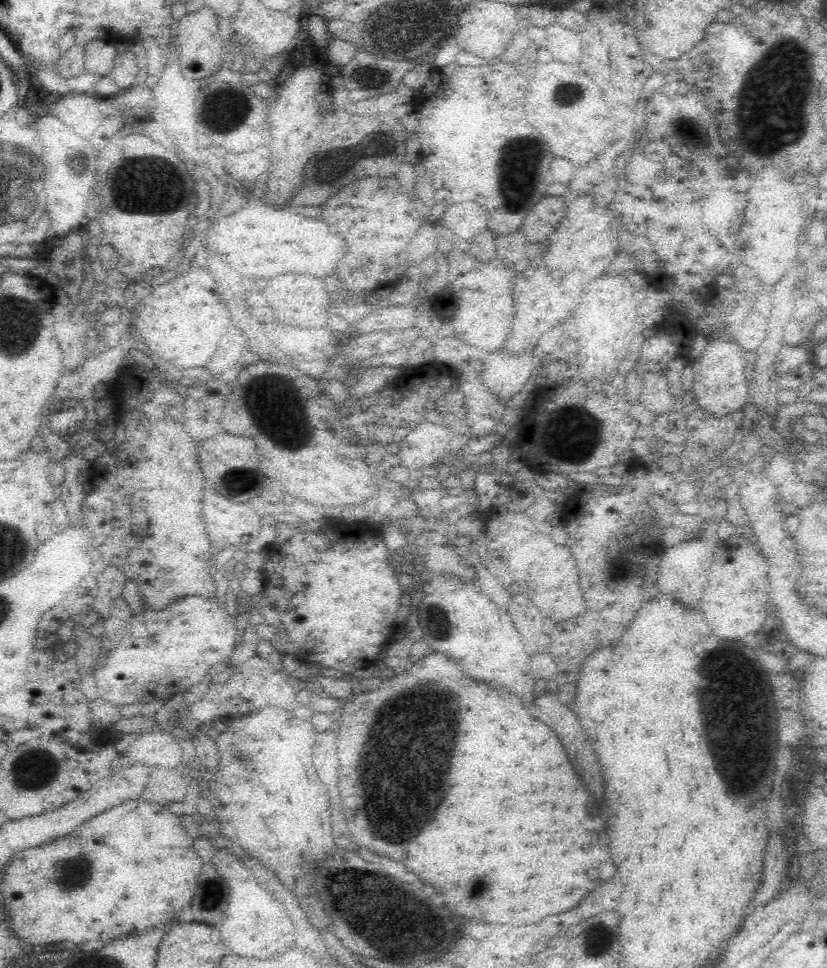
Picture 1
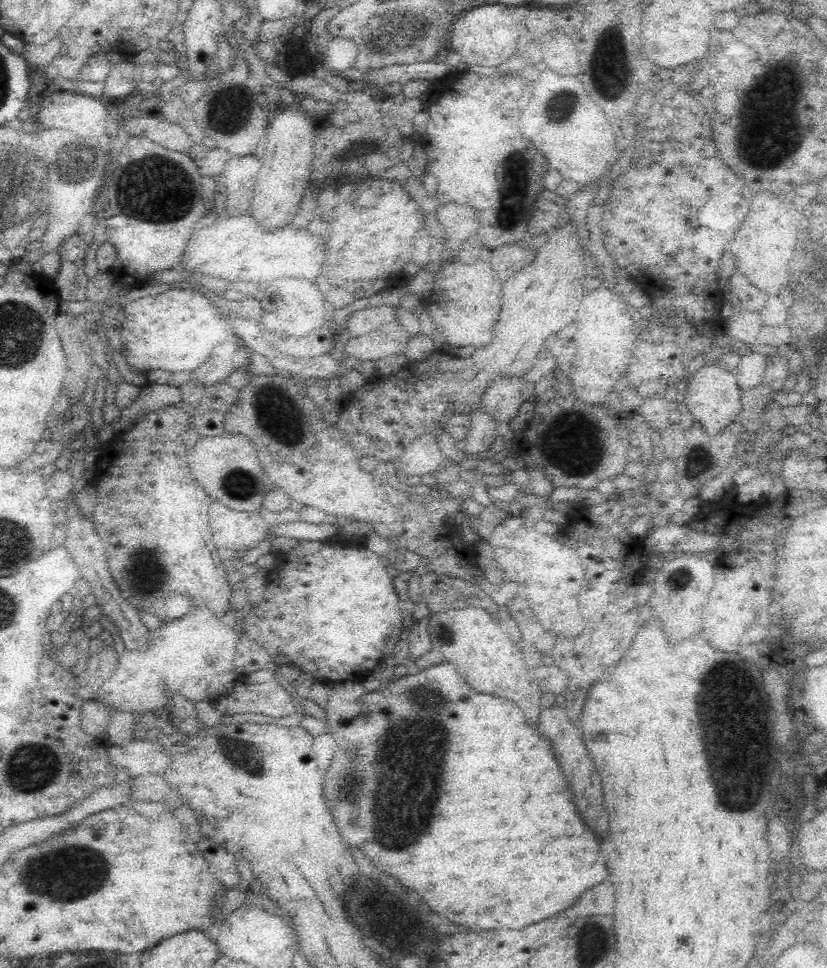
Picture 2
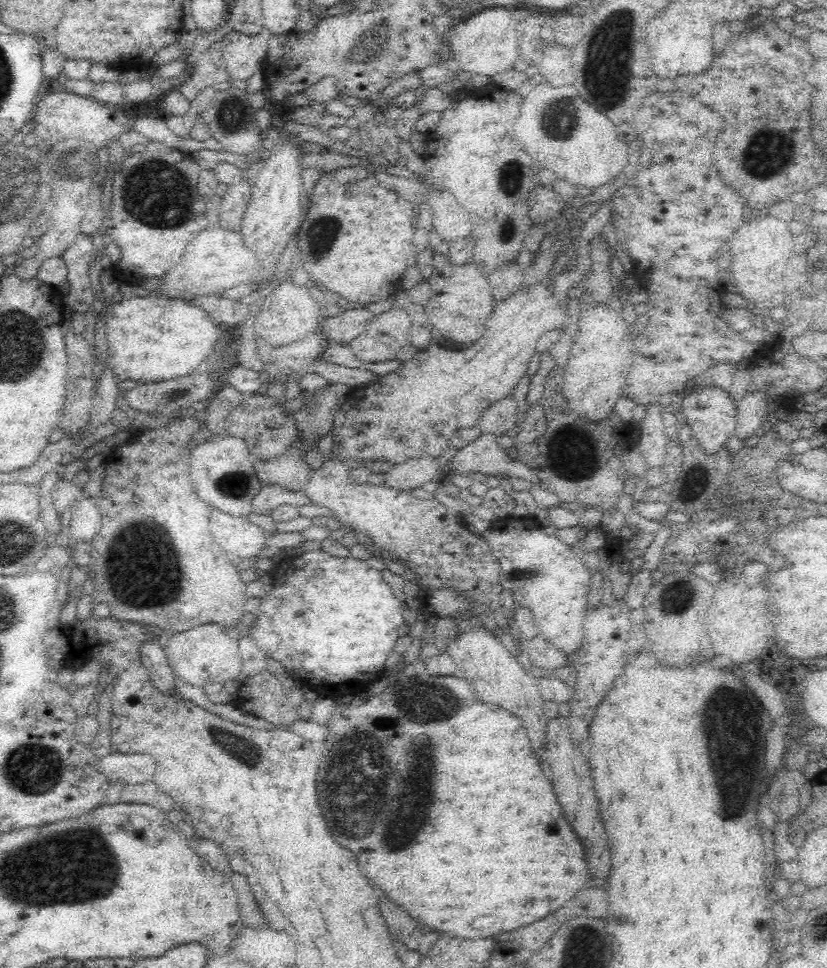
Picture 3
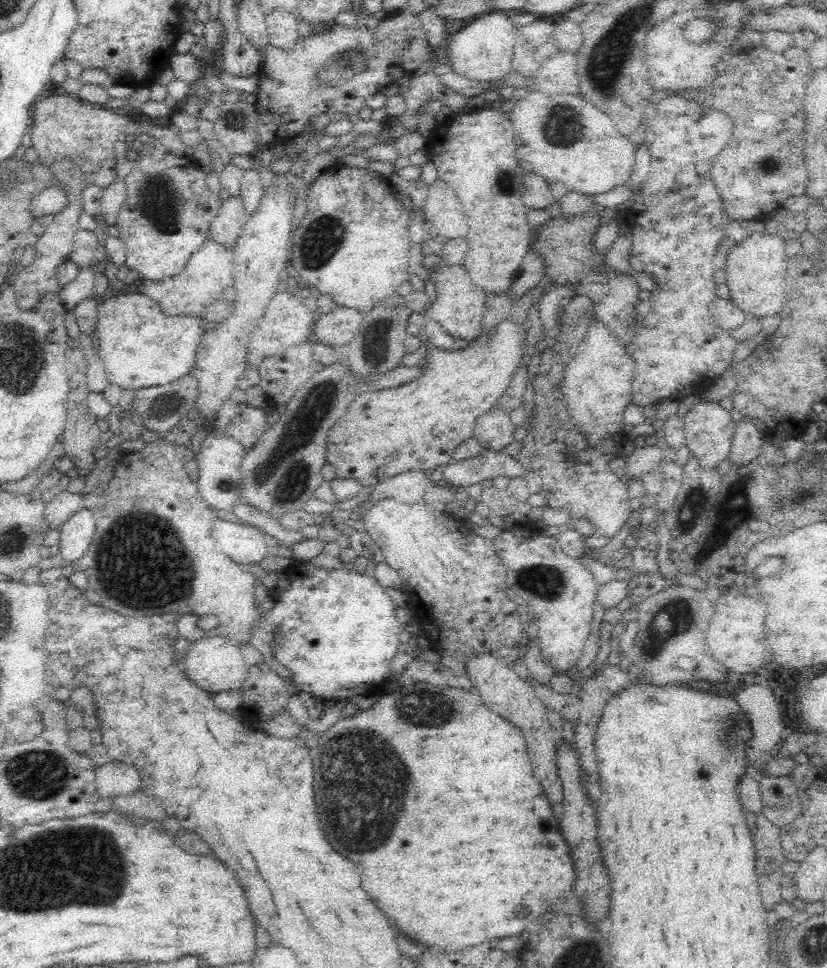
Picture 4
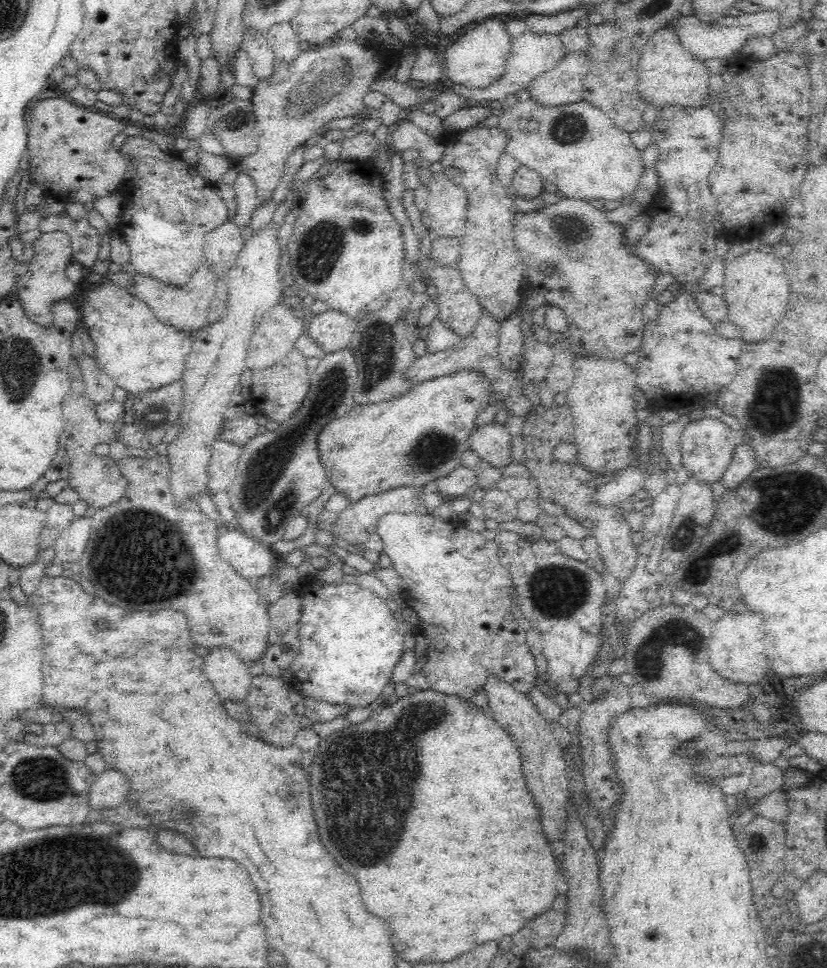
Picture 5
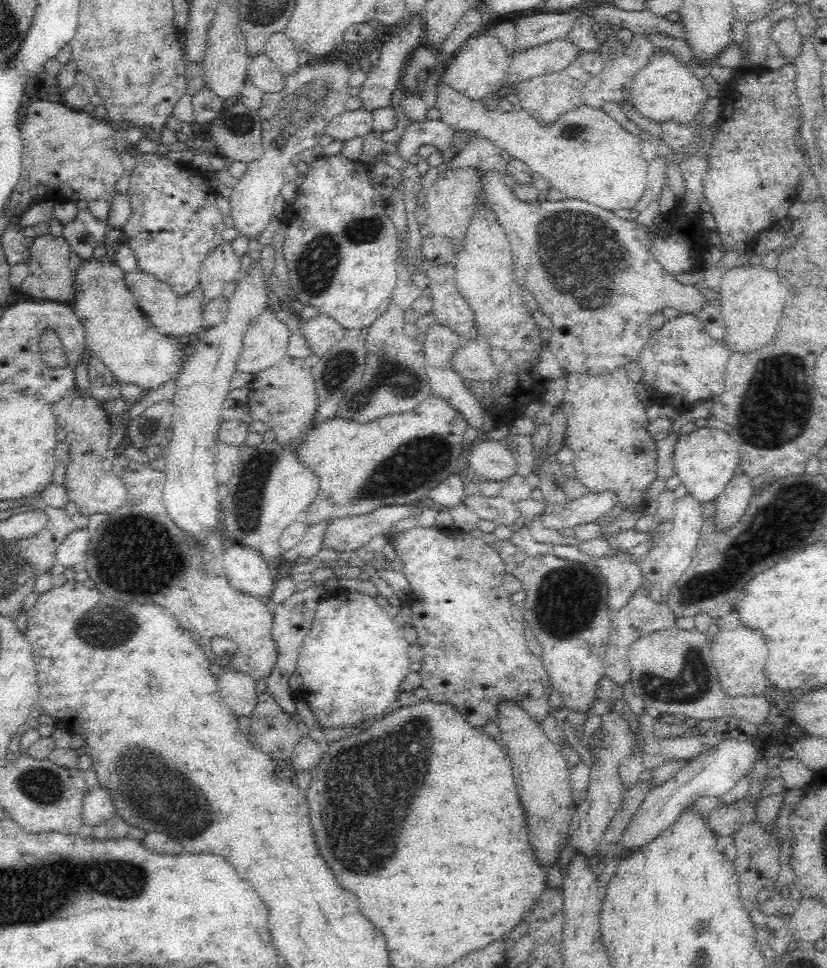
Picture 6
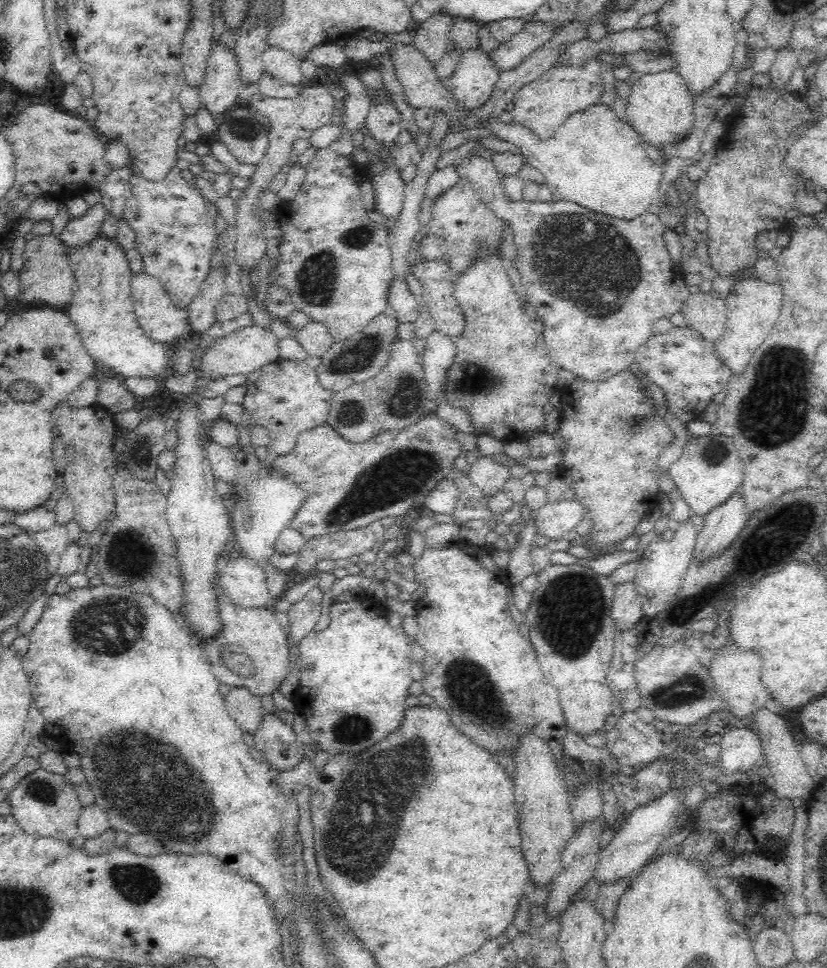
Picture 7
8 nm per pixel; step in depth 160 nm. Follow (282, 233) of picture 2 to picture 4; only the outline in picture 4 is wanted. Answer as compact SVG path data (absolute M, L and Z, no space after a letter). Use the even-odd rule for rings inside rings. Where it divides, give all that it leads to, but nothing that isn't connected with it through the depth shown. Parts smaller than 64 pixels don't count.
M207 239L199 250L190 255L190 260L182 273L166 278L162 281L152 281L134 277L138 293L144 294L155 300L162 308L166 316L194 316L200 318L202 310L216 299L226 298L231 292L234 284L232 280L232 266L234 264L233 251L226 248L226 245L216 243Z

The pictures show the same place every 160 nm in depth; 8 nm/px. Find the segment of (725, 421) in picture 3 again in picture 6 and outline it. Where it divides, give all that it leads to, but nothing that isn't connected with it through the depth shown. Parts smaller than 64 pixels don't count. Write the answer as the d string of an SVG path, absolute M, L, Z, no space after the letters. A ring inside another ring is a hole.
M708 426L678 436L673 452L675 474L687 492L700 502L710 502L725 490L740 462L738 443L726 430Z

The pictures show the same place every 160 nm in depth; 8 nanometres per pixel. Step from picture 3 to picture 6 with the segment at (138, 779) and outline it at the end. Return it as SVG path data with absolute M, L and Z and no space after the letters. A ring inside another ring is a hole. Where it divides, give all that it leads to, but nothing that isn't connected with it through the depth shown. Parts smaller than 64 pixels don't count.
M96 786L88 790L83 798L83 824L98 826L98 824L109 820L116 814L116 808L113 803L113 796L105 786Z

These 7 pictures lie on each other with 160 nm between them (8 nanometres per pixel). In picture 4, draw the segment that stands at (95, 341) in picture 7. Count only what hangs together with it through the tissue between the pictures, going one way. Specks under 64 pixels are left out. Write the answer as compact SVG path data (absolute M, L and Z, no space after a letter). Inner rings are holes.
M140 293L108 294L97 303L97 323L95 329L100 338L98 357L102 359L108 380L122 389L138 389L150 386L164 386L182 376L190 374L198 357L198 346L209 325L203 318L190 316L166 316L155 300Z

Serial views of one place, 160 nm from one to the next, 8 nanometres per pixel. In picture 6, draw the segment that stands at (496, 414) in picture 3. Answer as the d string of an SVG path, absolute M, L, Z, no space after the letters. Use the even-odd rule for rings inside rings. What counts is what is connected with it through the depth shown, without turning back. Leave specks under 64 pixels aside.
M478 439L469 454L470 466L481 479L503 482L516 473L517 464L511 448L506 439Z

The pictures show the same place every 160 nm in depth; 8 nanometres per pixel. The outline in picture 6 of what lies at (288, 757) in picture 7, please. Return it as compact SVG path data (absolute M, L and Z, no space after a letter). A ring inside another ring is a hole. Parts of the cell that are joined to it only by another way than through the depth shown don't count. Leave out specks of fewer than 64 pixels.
M268 692L257 695L257 704L249 719L250 738L264 753L282 760L294 755L302 733L291 715Z

